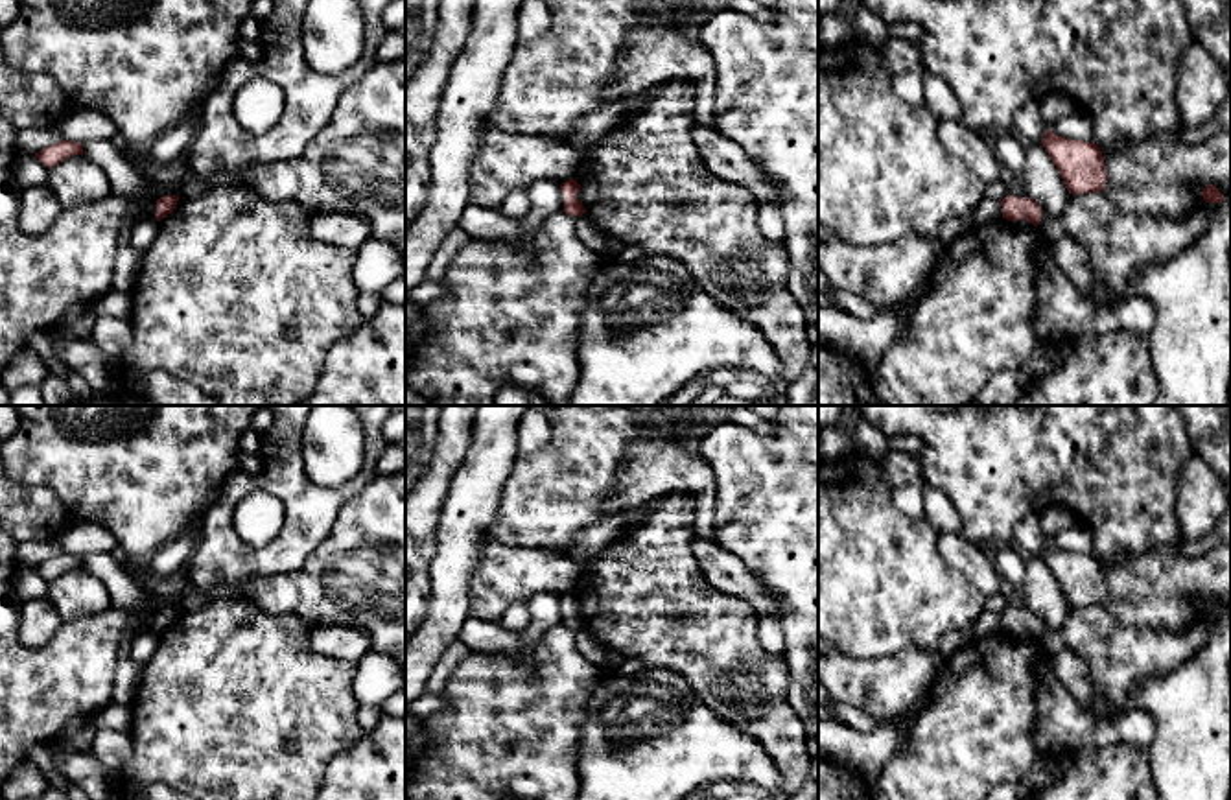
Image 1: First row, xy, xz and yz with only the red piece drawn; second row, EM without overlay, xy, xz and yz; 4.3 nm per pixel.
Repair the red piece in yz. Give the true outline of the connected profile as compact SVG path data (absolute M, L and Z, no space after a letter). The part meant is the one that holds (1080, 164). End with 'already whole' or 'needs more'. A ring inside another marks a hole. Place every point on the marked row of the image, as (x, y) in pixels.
M1047 129L1041 144L1073 195L1104 190L1108 173L1095 142L1071 140Z; already whole

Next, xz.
M569 179L562 182L560 188L562 188L562 194L566 195L564 212L569 216L582 216L586 208L575 197L580 192L580 184L575 179Z; already whole

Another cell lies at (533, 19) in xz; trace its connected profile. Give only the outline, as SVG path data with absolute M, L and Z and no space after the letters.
M523 0L516 17L516 31L522 42L534 41L549 28L551 11L545 0Z

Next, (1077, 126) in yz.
M1080 109L1061 118L1054 127L1050 127L1050 131L1058 136L1084 142L1093 142L1095 135L1091 118Z

